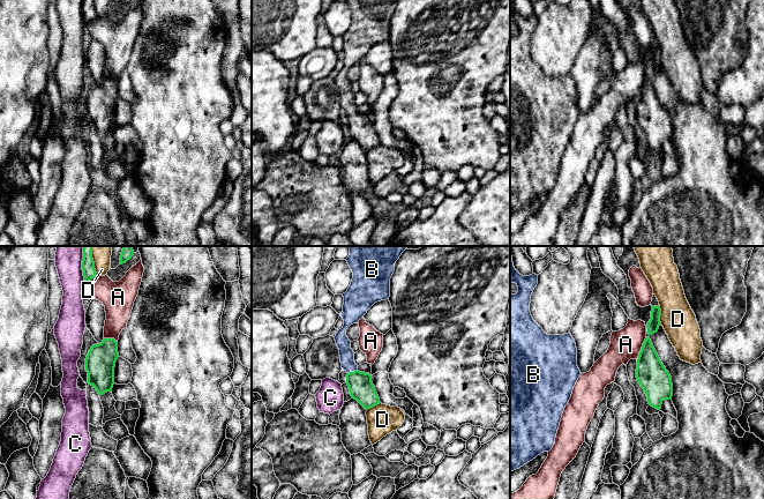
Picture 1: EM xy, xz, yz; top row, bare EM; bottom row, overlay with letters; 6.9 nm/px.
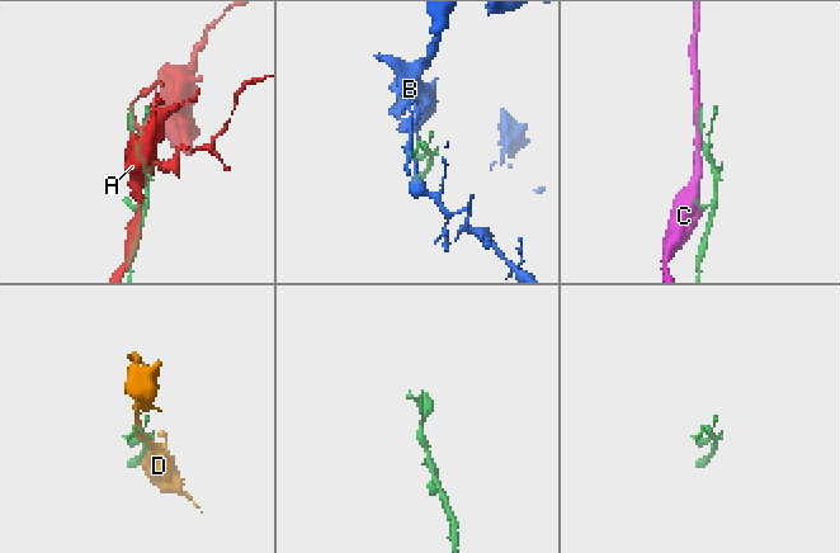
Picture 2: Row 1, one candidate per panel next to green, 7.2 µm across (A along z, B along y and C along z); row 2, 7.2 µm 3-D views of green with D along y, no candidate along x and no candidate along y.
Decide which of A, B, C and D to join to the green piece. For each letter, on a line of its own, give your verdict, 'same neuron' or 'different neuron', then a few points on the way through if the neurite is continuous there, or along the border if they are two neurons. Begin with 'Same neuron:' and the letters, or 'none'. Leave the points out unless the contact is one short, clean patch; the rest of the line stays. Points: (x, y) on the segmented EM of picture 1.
Same neuron: B
A: different neuron
B: same neuron; runs through xz (360, 385), (352, 372), (347, 364), (346, 354)
C: different neuron
D: different neuron

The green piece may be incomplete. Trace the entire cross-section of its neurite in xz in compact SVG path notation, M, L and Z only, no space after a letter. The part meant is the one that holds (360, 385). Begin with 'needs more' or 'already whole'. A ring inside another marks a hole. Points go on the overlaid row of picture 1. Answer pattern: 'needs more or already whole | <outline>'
needs more | M349 246L346 259L352 273L352 282L345 293L342 318L344 326L335 336L339 349L342 368L347 373L346 383L352 399L366 410L380 404L369 373L360 372L354 362L351 341L346 329L358 323L367 311L377 301L390 297L390 278L395 263L406 250L406 246Z

